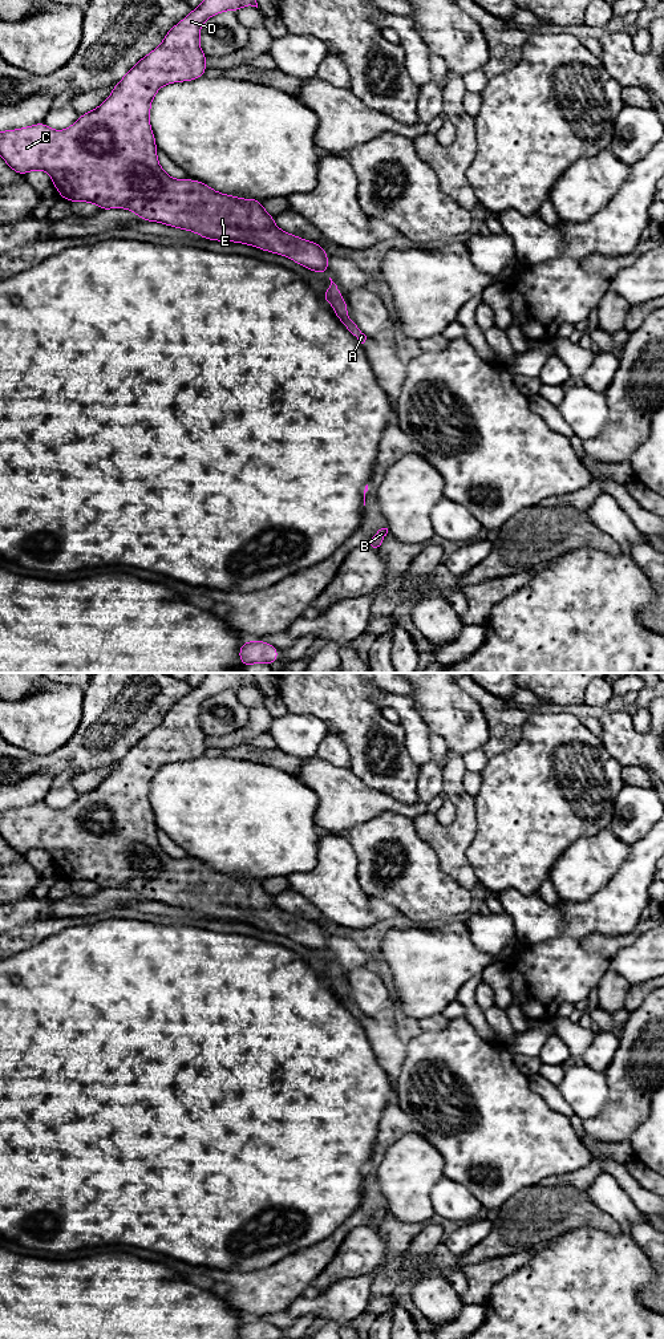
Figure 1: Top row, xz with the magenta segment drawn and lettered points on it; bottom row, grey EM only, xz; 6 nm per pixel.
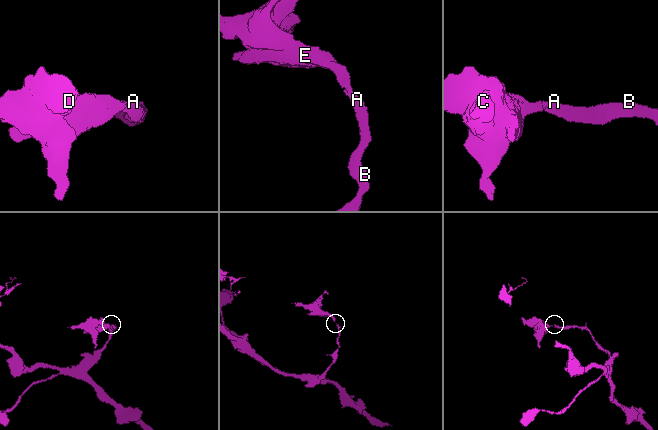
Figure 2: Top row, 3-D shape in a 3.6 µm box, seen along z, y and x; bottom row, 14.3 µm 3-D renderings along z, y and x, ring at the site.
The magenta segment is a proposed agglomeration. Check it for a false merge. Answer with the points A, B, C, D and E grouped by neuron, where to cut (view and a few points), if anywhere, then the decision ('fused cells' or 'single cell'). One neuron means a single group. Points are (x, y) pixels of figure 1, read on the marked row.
A B C D E | no cut | single cell

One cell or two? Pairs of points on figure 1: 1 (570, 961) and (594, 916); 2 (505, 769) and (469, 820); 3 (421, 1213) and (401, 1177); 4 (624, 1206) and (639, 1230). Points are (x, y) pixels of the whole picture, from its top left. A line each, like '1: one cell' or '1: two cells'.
1: one cell
2: two cells
3: one cell
4: two cells

